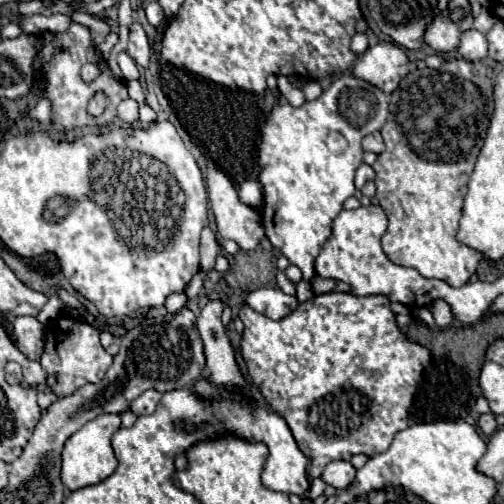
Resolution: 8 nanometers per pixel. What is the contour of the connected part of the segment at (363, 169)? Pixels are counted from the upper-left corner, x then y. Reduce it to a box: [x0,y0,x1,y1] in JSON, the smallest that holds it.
[356,163,374,189]

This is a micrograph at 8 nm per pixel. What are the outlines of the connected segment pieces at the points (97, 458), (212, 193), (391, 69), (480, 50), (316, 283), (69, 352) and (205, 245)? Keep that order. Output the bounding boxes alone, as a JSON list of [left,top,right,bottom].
[[60,415,120,491],[208,165,264,251],[354,41,408,95],[458,29,488,61],[310,275,338,295],[40,317,112,399],[200,225,220,269]]

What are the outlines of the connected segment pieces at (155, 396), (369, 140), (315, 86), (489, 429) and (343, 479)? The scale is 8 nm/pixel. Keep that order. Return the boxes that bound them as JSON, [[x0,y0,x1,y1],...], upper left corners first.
[[130,389,160,415],[362,133,384,153],[302,81,322,101],[478,413,496,437],[322,461,356,489]]

